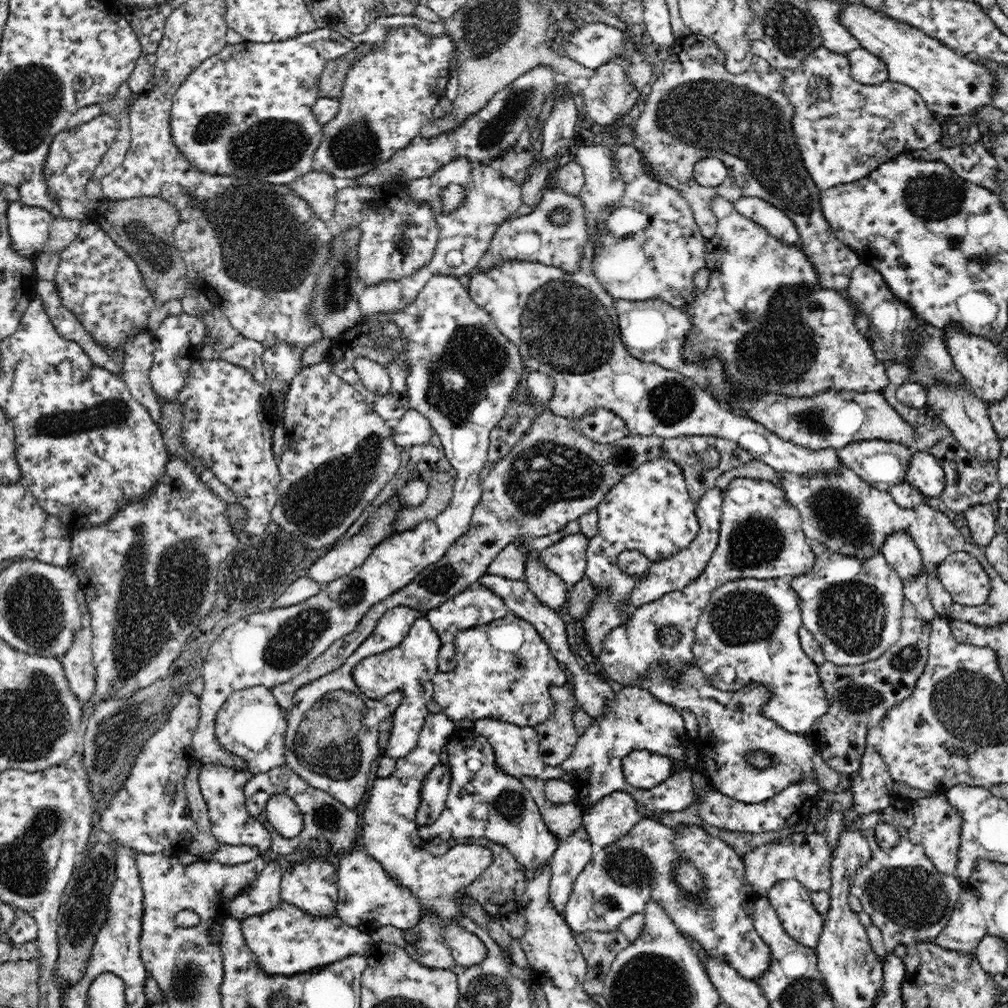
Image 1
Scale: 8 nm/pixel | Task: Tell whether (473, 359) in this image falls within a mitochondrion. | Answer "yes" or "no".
yes

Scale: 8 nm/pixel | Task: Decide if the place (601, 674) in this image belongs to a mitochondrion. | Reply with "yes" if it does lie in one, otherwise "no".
no

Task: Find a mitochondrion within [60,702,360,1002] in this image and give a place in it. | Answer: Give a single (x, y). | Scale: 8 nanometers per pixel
(86, 909)

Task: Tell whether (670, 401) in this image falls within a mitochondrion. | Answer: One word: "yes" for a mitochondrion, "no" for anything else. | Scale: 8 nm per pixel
yes

